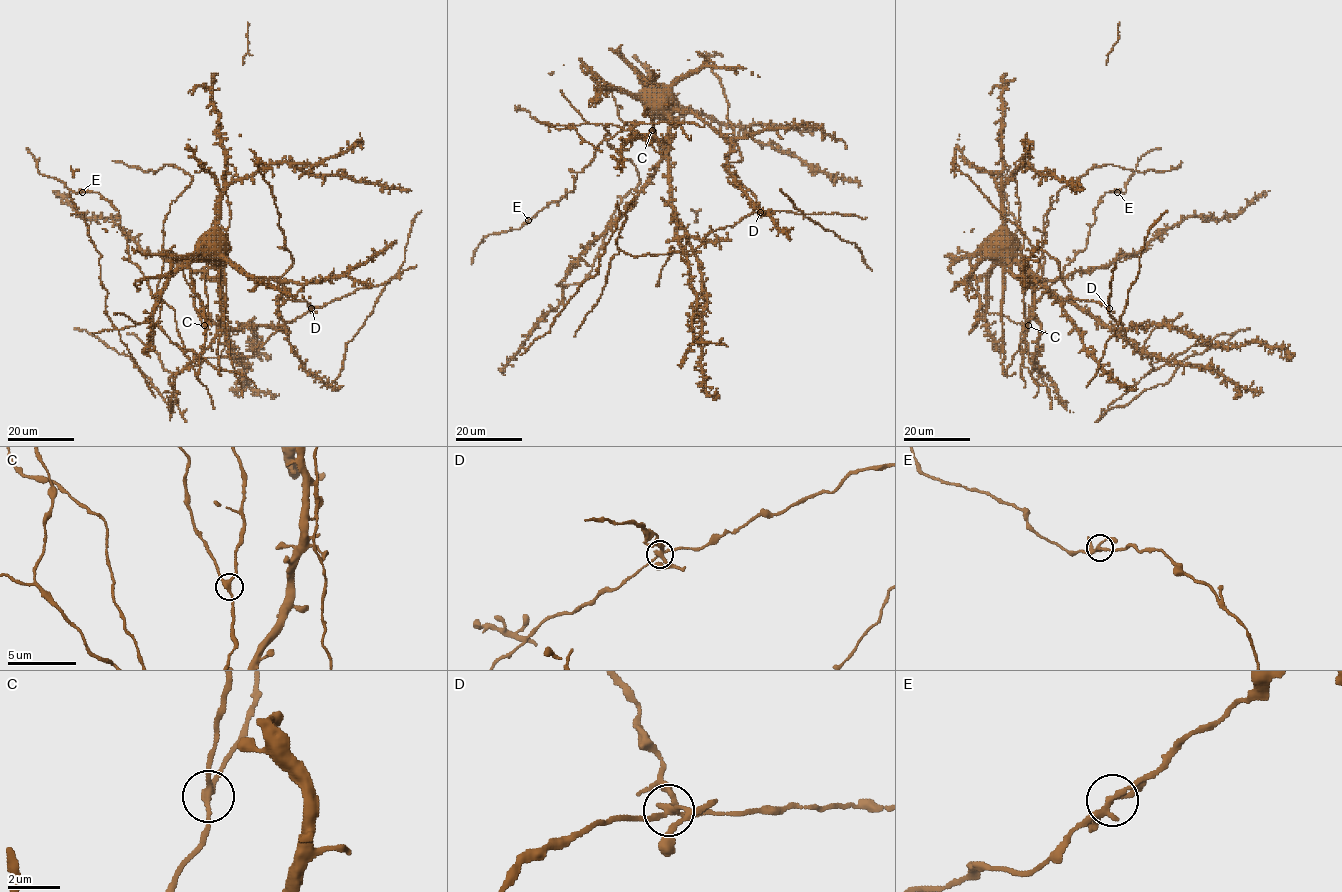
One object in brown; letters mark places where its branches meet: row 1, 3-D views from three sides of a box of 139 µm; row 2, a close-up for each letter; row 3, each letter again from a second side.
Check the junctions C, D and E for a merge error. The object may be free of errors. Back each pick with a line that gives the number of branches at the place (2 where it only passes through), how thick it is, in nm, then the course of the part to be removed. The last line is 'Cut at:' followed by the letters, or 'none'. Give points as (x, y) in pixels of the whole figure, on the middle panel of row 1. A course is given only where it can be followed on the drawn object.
D: Branches: 4. Thickness 240 nm
Cut at: D

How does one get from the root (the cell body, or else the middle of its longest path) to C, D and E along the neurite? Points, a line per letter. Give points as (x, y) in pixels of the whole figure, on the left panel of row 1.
C: (211, 243), (220, 250), (222, 317), (216, 337), (188, 369), (192, 364), (183, 351), (201, 356), (204, 326)
D: (211, 243), (219, 243), (223, 248), (220, 306), (228, 344), (238, 355), (250, 357), (283, 325), (311, 308)
E: (211, 243), (220, 250), (222, 317), (188, 369), (174, 310), (131, 261), (118, 211), (83, 192)

